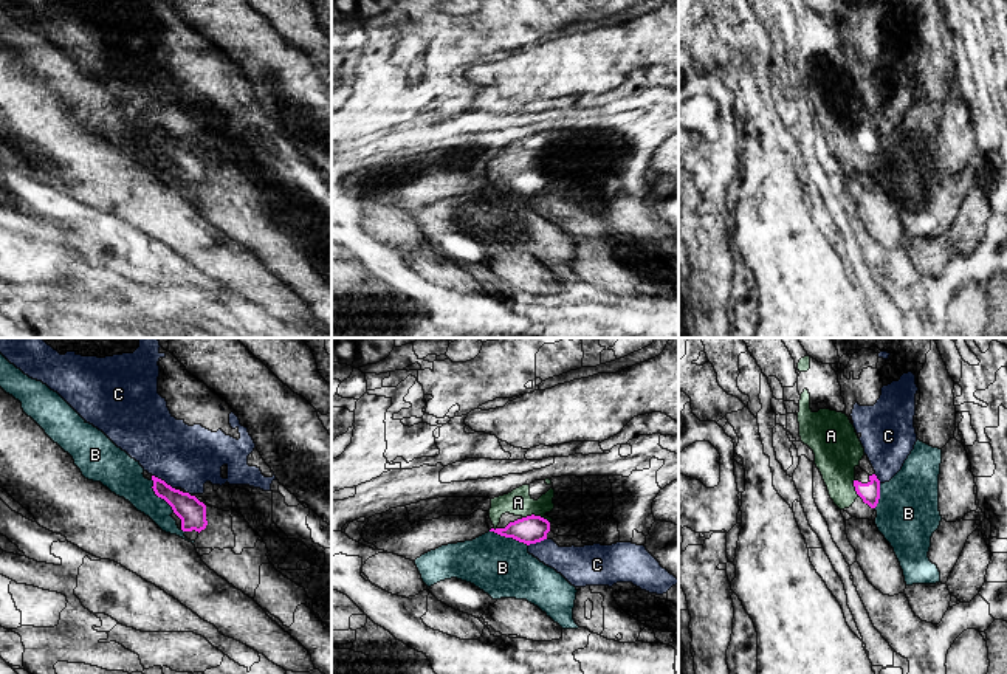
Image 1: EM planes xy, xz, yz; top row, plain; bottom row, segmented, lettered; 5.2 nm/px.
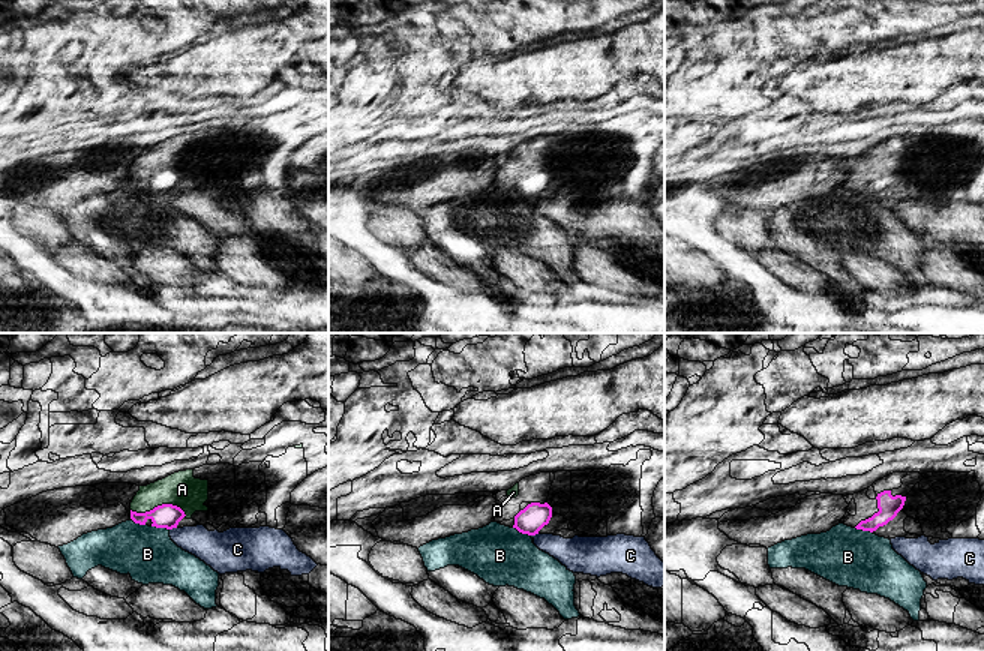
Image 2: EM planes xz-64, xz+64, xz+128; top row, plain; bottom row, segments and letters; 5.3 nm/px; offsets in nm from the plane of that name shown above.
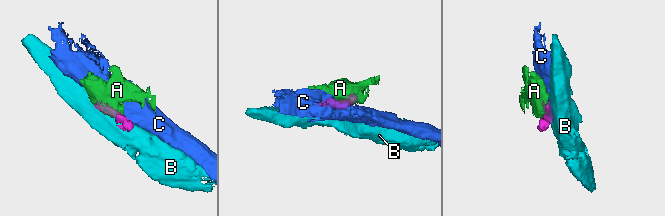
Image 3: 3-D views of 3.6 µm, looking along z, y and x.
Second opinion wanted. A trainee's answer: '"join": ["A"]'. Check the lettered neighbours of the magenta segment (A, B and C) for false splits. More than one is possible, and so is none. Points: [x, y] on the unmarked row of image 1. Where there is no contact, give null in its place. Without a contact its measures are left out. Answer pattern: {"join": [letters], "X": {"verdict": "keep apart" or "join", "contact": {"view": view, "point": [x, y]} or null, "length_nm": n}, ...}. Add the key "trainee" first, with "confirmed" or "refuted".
{"trainee": "confirmed", "join": ["A"], "A": {"verdict": "join", "contact": {"view": "xz", "point": [536, 169]}, "length_nm": 150}, "B": {"verdict": "keep apart", "contact": {"view": "xz", "point": [508, 189]}, "length_nm": 220}, "C": {"verdict": "keep apart", "contact": {"view": "xy", "point": [163, 134]}, "length_nm": 140}}

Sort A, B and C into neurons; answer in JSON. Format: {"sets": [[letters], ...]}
{"sets": [["A"], ["B"], ["C"]]}

